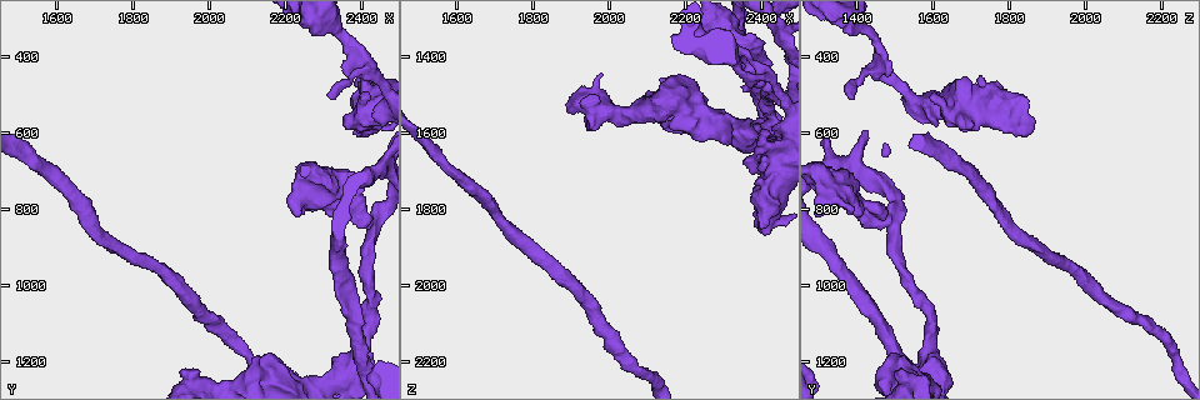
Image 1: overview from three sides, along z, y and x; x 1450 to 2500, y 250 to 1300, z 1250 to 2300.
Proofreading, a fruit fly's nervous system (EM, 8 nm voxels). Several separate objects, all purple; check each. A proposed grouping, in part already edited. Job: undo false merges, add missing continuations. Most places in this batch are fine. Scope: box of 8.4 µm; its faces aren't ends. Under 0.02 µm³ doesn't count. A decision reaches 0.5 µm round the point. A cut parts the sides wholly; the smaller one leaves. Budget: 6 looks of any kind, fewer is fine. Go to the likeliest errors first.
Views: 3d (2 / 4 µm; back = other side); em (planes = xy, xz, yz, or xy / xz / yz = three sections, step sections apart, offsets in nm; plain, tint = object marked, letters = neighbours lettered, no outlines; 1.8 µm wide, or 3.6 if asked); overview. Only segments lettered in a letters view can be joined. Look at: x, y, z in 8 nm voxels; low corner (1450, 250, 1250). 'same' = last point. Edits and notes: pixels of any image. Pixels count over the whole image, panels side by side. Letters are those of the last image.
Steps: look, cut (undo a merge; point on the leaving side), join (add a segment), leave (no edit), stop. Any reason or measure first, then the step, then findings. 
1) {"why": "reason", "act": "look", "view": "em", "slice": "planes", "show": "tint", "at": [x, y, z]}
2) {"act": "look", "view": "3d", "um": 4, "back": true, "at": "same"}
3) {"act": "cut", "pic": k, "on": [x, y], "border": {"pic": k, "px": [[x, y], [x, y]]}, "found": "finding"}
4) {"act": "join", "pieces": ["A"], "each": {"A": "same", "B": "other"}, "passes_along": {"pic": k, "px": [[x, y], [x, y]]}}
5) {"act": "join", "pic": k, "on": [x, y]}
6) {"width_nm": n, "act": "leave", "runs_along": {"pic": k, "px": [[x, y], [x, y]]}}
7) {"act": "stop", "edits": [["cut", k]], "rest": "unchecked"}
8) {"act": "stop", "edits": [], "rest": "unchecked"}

{"why": "sharp bend", "act": "look", "view": "em", "slice": "xy", "step": 16, "show": "tint", "at": [2390, 1225, 1600]}

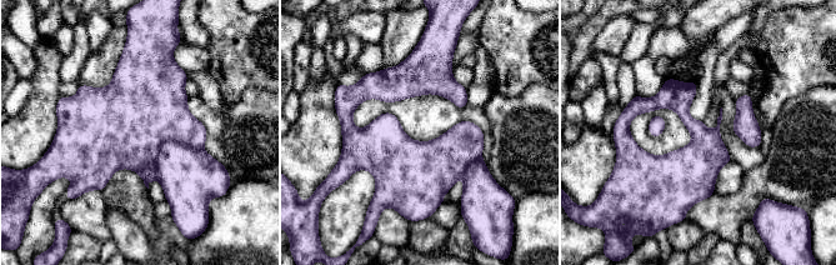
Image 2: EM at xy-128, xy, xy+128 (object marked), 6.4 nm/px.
{"act": "look", "view": "em", "slice": "planes", "show": "letters", "at": "same"}

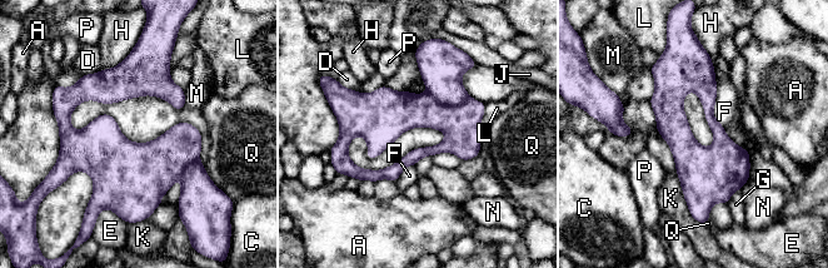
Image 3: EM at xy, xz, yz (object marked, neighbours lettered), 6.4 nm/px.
{"longest_contact_nm": ["F", 440], "act": "leave", "each": {"A": "other", "C": "other", "D": "other", "E": "other", "F": "other", "G": "other", "H": "other", "J": "other", "K": "other", "L": "other", "M": "other", "N": "other", "P": "other", "Q": "other"}, "found": "continuous, no second cell"}

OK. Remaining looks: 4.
{"why": "free end", "act": "look", "view": "3d", "um": 4, "back": true, "at": [2335, 510, 1390]}

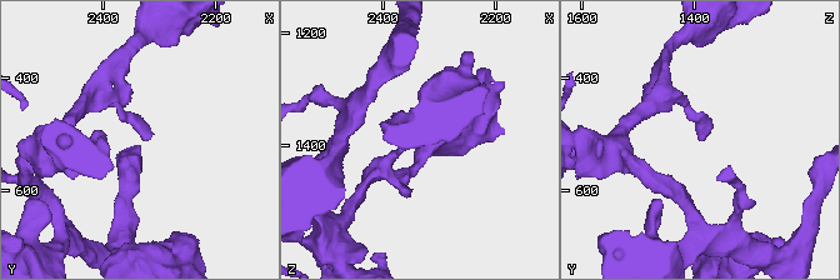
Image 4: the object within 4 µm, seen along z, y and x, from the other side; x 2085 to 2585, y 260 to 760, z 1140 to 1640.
{"why": "need the tissue", "act": "look", "view": "em", "slice": "xy", "step": 8, "show": "letters", "at": [2325, 510, 1390]}

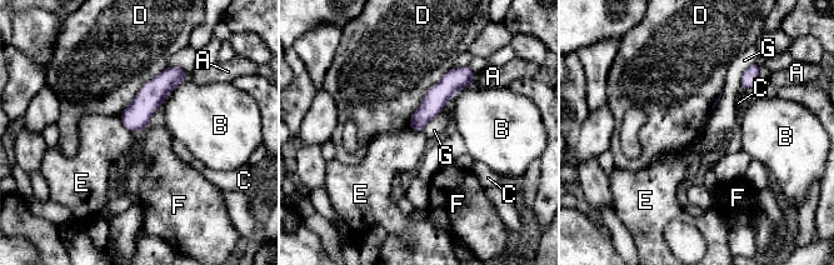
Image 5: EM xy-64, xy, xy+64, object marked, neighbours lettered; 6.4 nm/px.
{"width_nm": 120, "longest_contact_nm": ["D", 500], "act": "leave", "each": {"A": "other", "B": "other", "C": "other", "D": "other", "E": "other", "F": "other", "G": "other"}, "found": "none of them fits"}

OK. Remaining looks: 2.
{"why": "three-way junction", "act": "look", "view": "em", "slice": "planes", "show": "letters", "at": [2430, 850, 1490]}

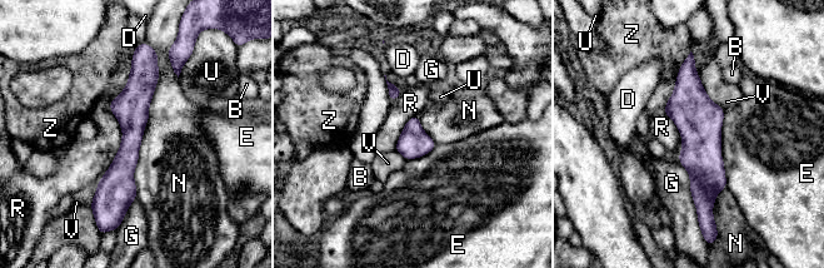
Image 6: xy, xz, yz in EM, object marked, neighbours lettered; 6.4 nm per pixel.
{"longest_contact_nm": ["N", 1000], "act": "leave", "each": {"B": "other", "D": "other", "E": "other", "G": "other", "N": "other", "R": "other", "U": "other", "V": "other", "Z": "other"}, "found": "one cell here"}

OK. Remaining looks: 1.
{"act": "stop", "edits": [], "rest": "unchecked"}

